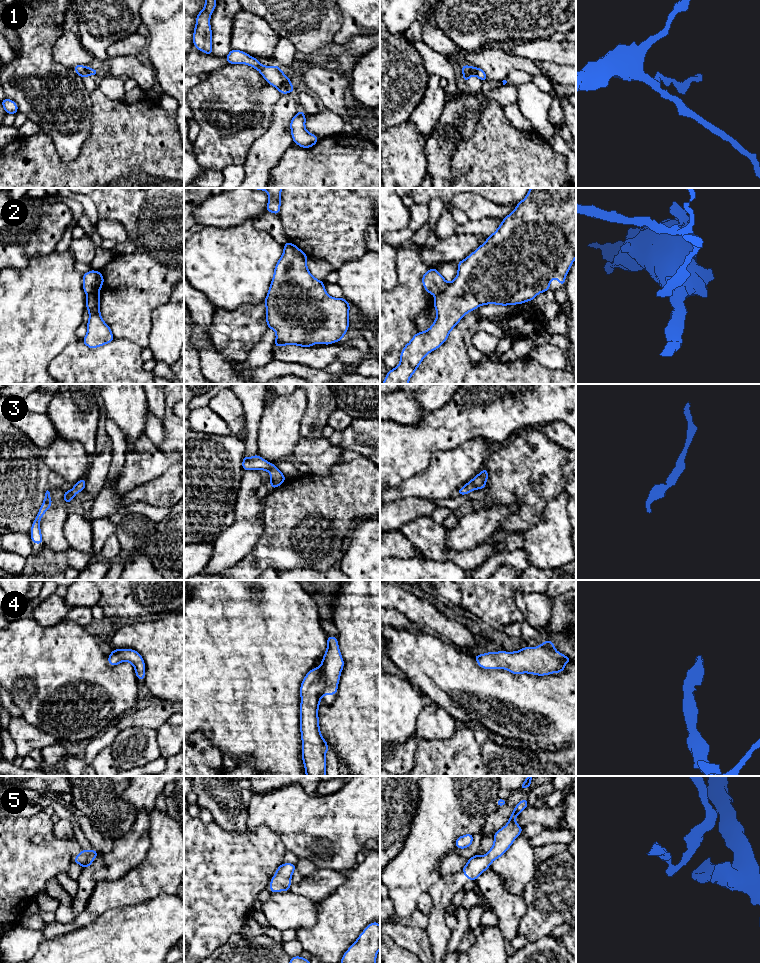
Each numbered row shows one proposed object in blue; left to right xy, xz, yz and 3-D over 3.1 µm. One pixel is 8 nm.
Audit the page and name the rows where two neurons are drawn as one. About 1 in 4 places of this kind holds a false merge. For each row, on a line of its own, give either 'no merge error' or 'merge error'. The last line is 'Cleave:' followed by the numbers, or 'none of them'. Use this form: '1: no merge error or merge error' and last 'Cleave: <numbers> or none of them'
1: no merge error
2: merge error
3: no merge error
4: no merge error
5: no merge error
Cleave: 2

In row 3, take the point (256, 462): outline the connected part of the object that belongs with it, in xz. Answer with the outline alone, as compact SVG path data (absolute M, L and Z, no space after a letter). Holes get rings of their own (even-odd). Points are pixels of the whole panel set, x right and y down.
M258 454L251 458L244 455L242 461L242 468L244 471L247 470L266 470L270 473L271 482L270 487L279 487L287 478L282 474L282 472L276 467L275 464L269 463L267 460L261 458Z

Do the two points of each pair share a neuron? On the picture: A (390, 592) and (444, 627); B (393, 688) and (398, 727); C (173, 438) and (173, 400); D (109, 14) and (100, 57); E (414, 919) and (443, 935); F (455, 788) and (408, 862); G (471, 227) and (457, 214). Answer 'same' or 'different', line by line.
A: same
B: same
C: same
D: same
E: different
F: same
G: different

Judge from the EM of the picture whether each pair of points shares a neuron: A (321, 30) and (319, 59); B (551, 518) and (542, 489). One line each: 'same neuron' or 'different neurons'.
A: different neurons
B: different neurons

